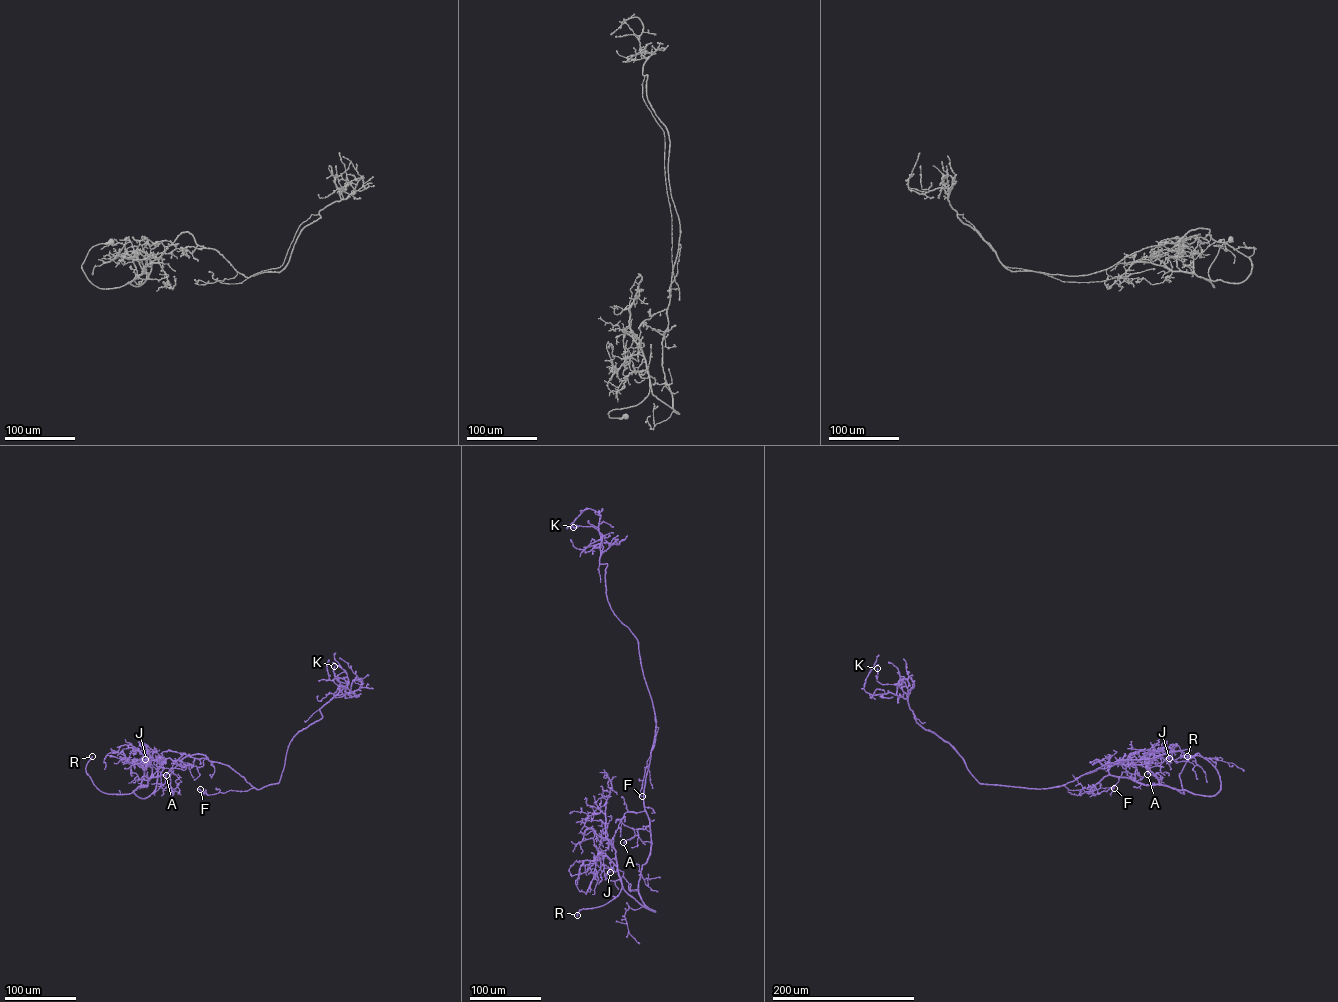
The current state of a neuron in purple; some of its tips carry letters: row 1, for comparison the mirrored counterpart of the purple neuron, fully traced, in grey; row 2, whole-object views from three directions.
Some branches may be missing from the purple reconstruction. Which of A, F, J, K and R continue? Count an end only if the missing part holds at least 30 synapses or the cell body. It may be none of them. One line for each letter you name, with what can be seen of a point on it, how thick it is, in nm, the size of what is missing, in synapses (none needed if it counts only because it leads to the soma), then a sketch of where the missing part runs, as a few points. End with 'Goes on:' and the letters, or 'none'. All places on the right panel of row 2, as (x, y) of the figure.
R: place (1187, 756); calibre 280 nm; course (1187, 756), (1191, 744)
Goes on: R

